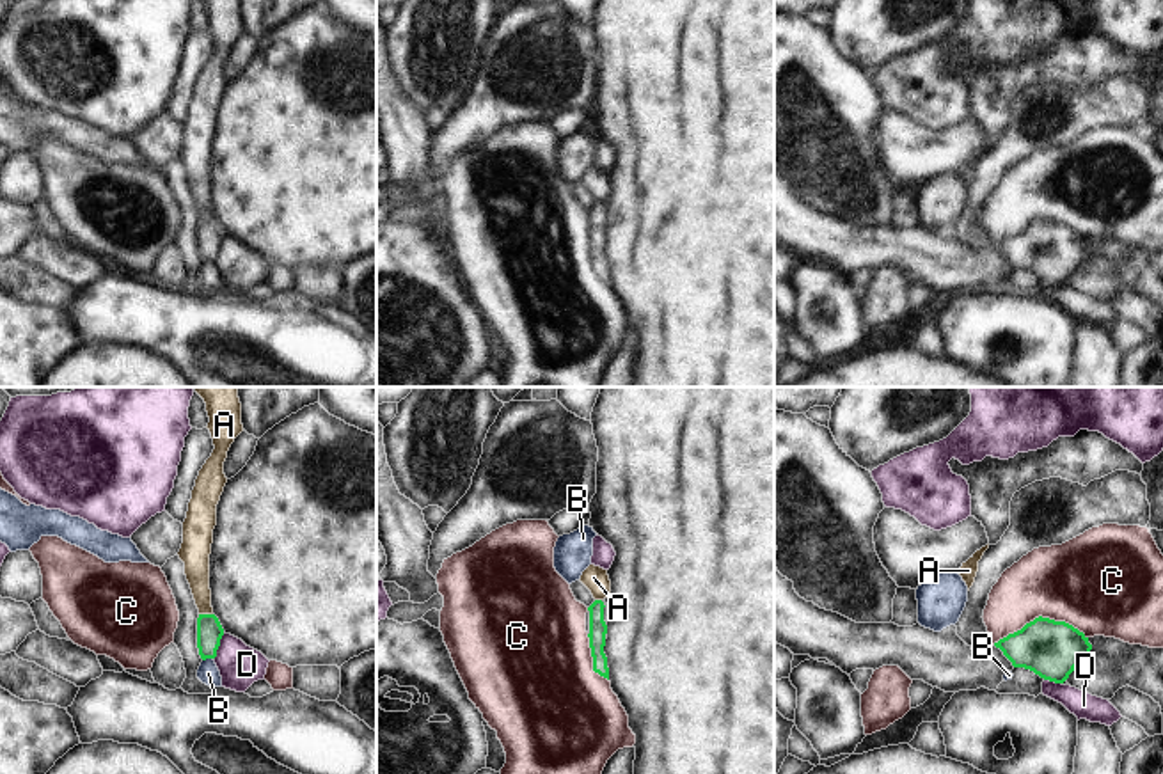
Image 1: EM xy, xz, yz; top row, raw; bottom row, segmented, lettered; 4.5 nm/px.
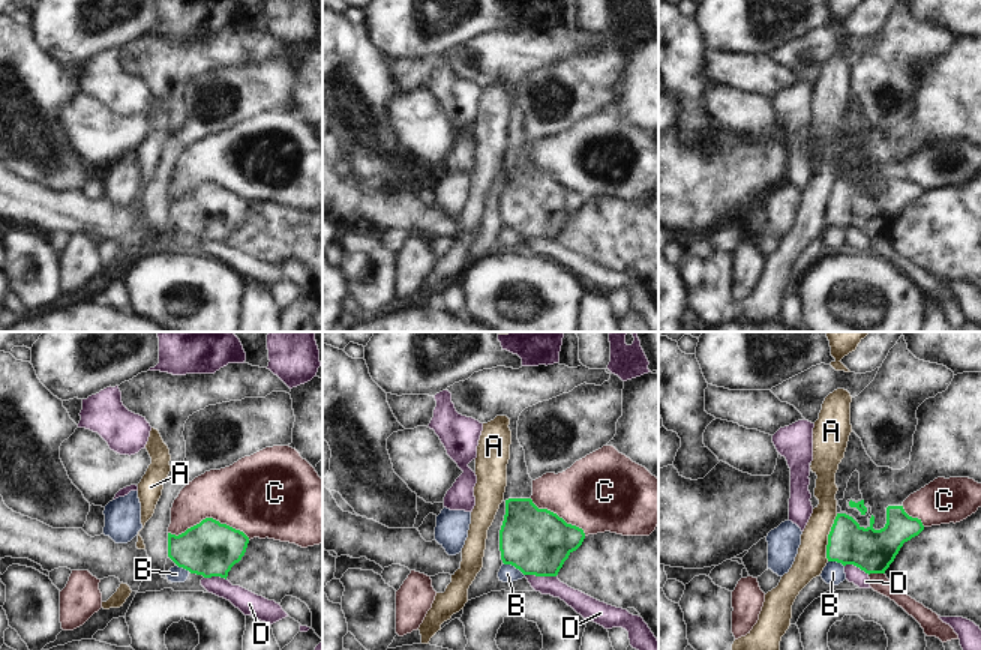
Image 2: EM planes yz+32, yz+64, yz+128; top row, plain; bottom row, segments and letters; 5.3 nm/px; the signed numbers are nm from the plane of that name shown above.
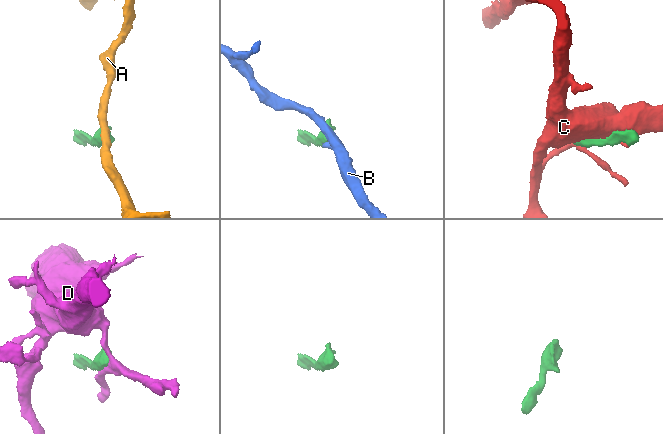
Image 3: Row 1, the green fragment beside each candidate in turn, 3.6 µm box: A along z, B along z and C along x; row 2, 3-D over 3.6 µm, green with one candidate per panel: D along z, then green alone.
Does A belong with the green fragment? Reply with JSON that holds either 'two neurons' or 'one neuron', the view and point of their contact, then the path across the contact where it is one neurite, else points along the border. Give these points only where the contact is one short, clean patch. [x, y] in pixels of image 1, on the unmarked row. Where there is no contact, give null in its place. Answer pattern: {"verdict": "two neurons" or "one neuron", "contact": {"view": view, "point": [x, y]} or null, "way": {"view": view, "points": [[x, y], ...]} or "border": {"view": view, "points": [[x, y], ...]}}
{"verdict": "two neurons", "contact": {"view": "xy", "point": [206, 217]}, "border": {"view": "xy", "points": [[199, 215], [212, 217]]}}

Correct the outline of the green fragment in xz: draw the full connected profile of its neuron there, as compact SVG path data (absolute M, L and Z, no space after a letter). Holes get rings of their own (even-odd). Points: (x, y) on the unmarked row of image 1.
M595 202L586 215L586 234L589 240L589 250L593 259L593 273L609 282L607 259L604 256L607 241L607 206Z

